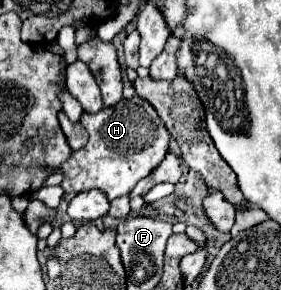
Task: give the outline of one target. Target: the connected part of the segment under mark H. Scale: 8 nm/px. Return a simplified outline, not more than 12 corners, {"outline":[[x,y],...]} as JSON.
{"outline":[[137,95],[83,113],[87,145],[57,169],[69,195],[131,193],[169,151]]}

